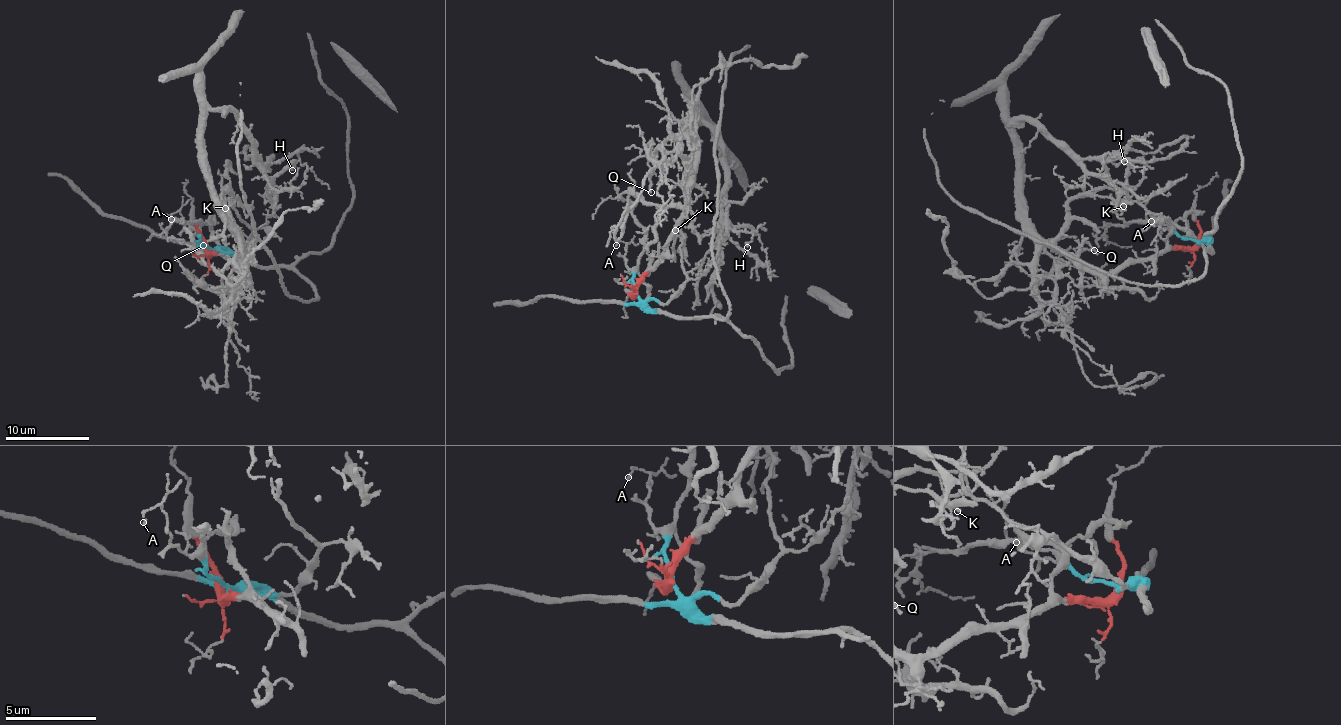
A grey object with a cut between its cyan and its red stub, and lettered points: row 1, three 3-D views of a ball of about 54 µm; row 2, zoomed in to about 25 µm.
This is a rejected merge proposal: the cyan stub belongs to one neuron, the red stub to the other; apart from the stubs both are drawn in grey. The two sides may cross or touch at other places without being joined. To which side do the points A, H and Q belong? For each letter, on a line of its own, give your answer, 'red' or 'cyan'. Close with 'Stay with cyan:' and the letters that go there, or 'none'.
A: cyan
H: red
Q: red
Stay with cyan: A

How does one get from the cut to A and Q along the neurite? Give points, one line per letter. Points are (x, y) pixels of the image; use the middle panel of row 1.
A: (636, 295), (634, 280), (625, 257), (626, 244), (619, 241), (616, 245)
Q: (636, 295), (636, 283), (664, 250), (688, 205), (677, 179), (681, 138), (662, 141), (654, 153), (650, 193)

